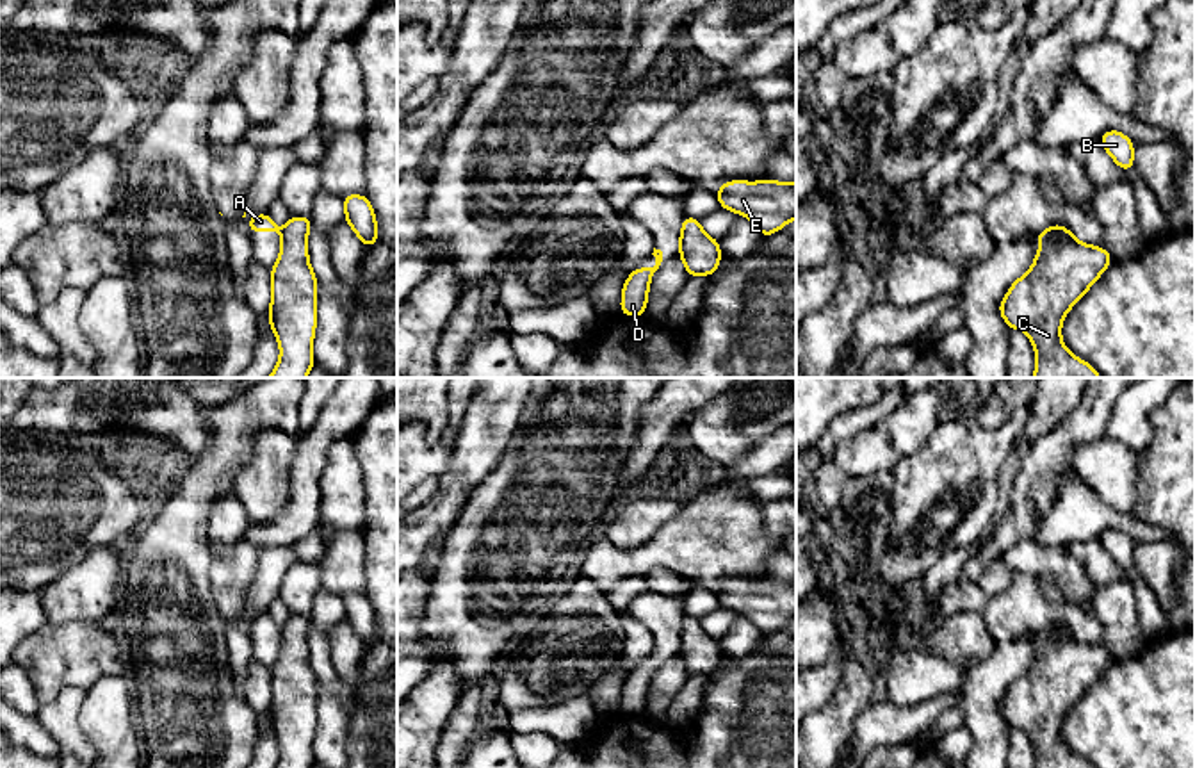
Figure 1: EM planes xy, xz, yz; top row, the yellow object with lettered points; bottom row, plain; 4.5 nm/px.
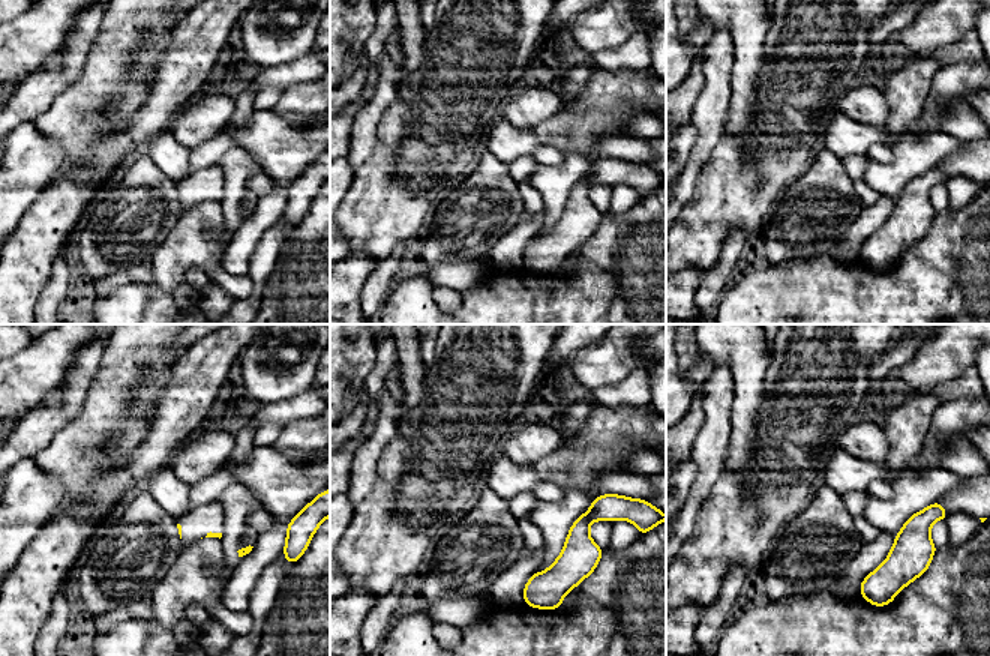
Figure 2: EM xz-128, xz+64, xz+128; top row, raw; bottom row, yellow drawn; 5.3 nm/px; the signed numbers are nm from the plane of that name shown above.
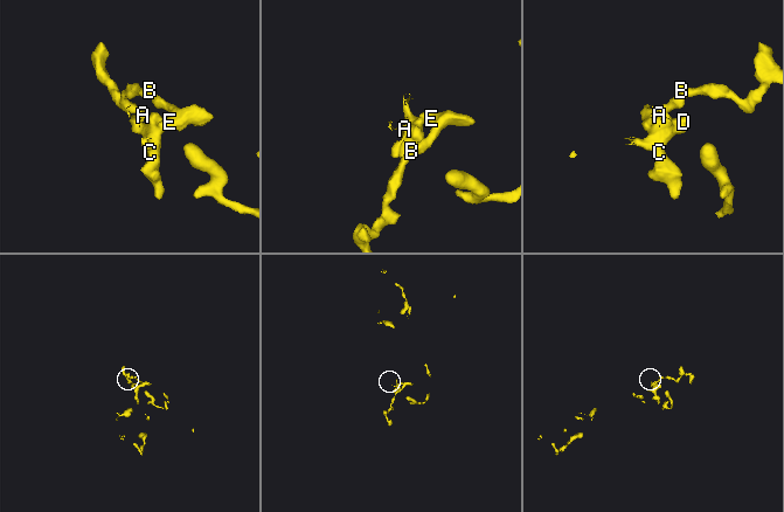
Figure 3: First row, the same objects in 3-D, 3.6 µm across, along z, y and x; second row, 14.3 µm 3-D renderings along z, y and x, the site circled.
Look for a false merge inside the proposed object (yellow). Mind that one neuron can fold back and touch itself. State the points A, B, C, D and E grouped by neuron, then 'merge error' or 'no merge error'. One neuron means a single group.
groups A D / B C E; merge error

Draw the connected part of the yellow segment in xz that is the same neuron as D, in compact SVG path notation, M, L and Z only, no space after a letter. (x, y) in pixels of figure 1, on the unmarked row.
M654 647L655 665L650 668L645 668L643 665L634 668L622 688L622 702L620 702L620 713L641 716L645 715L646 702L648 702L648 688L654 672L659 668L663 661L663 650Z

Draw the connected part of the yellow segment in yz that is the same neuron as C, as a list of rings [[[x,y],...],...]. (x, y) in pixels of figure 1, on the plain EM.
[[[1061,624],[1036,633],[1036,640],[1040,647],[1029,670],[1012,682],[999,713],[1010,729],[1029,736],[1035,768],[1093,768],[1065,747],[1061,722],[1113,656],[1102,645],[1079,641]]]

